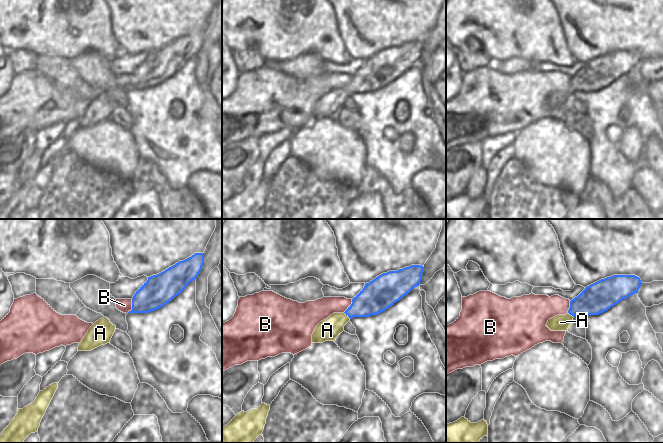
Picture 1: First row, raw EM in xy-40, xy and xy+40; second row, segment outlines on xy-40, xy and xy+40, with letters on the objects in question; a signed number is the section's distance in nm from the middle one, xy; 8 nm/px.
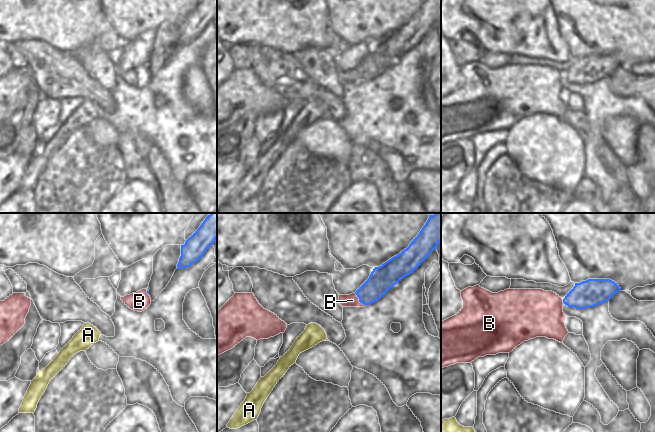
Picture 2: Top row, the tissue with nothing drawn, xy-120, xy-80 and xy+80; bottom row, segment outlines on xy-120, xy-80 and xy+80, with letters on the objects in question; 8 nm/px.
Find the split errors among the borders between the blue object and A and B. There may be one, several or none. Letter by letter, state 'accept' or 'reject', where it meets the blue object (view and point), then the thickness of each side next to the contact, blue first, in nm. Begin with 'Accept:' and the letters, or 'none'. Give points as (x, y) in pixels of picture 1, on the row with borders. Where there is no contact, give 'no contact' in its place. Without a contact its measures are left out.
Accept: A
A: accept | xy (347, 314) | 240/180 nm
B: reject | xy-40 (132, 307) | 240/110 nm

